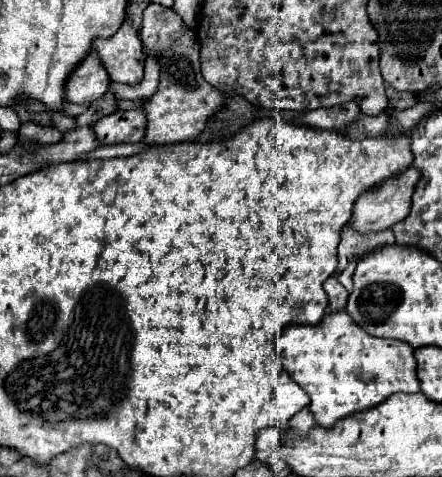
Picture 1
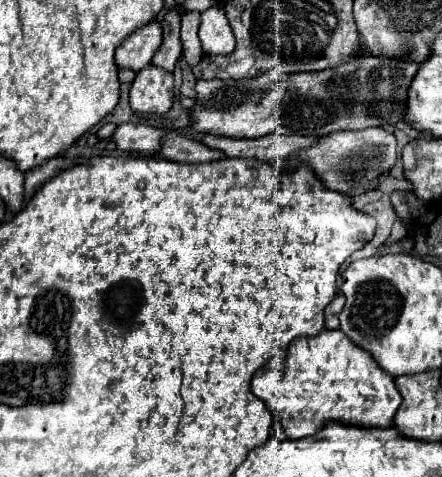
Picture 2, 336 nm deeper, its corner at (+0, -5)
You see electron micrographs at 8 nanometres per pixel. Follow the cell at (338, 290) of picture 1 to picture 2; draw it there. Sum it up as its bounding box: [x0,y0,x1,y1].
[326,292,344,328]

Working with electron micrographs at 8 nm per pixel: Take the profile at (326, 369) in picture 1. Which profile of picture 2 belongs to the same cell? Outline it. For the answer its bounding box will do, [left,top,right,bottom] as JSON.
[251,330,402,440]

